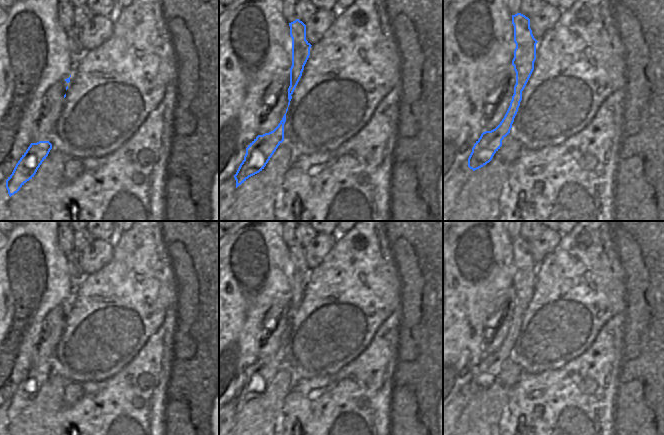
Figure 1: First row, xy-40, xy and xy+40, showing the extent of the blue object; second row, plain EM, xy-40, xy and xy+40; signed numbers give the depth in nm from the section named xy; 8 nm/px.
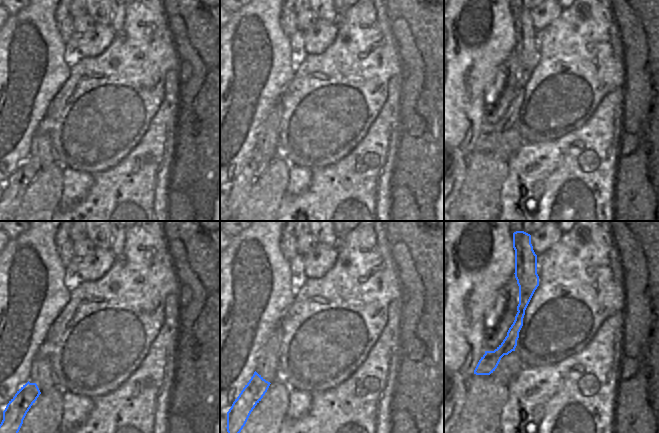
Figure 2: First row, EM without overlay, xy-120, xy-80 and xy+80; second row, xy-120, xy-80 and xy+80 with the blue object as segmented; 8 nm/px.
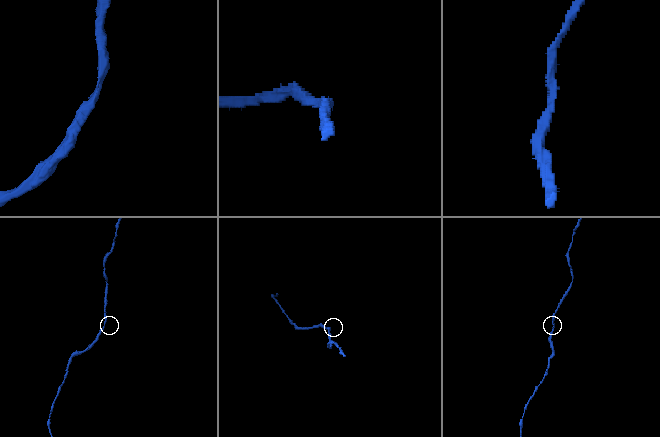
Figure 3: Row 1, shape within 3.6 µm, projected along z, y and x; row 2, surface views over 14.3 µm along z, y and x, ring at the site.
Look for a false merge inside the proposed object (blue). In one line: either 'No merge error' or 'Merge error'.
No merge error

